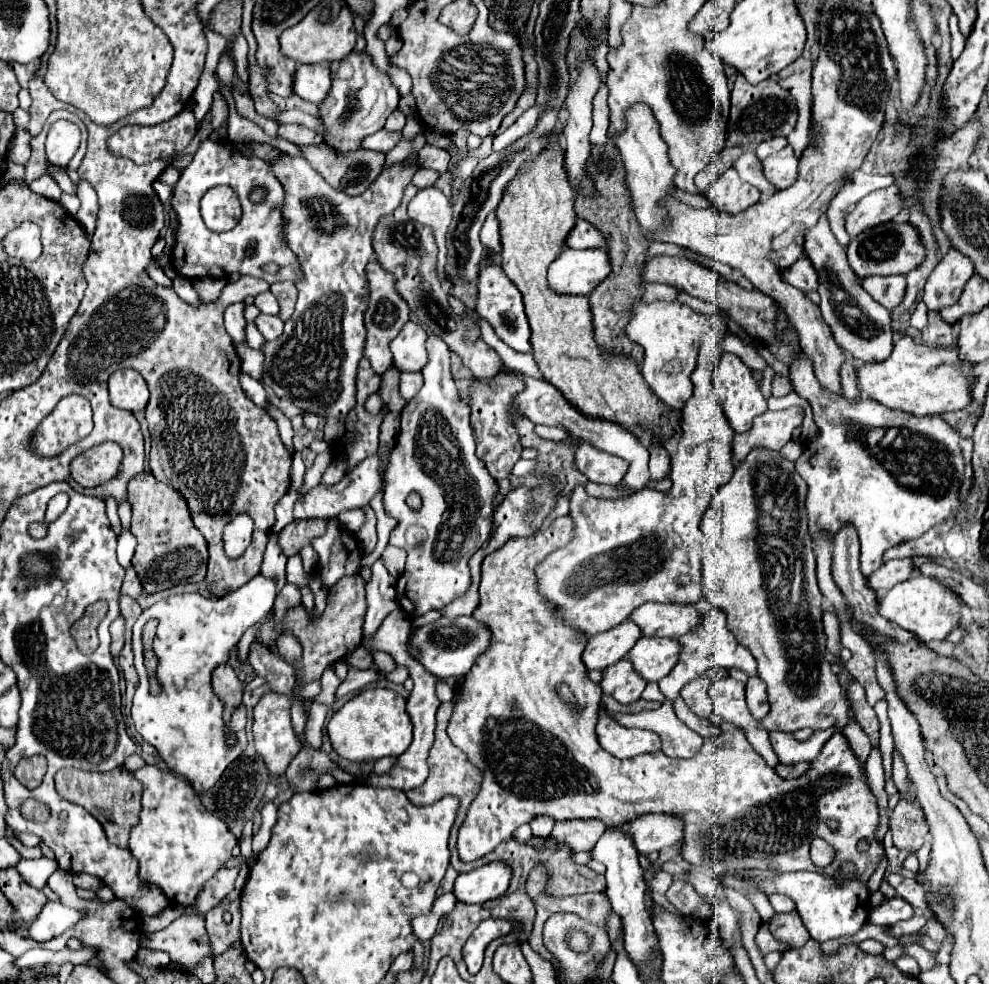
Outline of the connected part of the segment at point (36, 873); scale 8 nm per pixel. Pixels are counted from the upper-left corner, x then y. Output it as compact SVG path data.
M23 858L19 864L17 864L17 870L21 872L21 876L31 882L31 886L35 888L43 888L45 886L45 880L57 870L57 862L55 860L49 860L49 858L41 858L41 860L27 860Z

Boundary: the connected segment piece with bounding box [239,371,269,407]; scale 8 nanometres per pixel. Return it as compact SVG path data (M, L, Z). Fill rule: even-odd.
M243 371L239 376L239 381L246 396L257 406L265 407L269 403L266 397L266 391L261 382L251 378Z

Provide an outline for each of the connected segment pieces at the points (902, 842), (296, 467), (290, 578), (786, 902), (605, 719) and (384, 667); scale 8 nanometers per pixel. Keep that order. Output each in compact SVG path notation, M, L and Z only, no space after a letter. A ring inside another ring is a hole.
M905 800L899 802L889 814L889 830L893 832L895 846L905 852L917 852L929 832L921 808Z
M295 452L296 455L292 456L292 466L291 466L291 484L289 491L299 490L304 483L304 474L306 472L306 467L303 463L302 456L298 455L298 452Z
M293 554L287 560L287 582L297 584L299 588L307 584L307 574L303 572L303 566L301 566L301 554Z
M771 894L771 896L769 896L769 900L771 900L771 904L773 904L775 912L787 913L796 909L793 900L785 898L783 894Z
M603 706L599 708L595 730L601 748L615 758L635 758L639 754L657 752L661 748L661 736L657 732L621 726Z
M373 652L373 658L375 658L375 664L377 664L377 668L381 672L387 672L387 670L391 670L395 666L393 658L387 652Z

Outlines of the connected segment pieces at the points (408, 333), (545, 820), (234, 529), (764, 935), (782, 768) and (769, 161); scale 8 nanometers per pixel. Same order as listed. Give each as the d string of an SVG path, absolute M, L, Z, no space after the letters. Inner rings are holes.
M407 322L403 330L397 334L397 338L391 342L391 352L393 352L393 364L405 372L417 372L427 364L427 350L425 350L425 330L415 324Z
M537 816L533 818L531 822L531 830L535 836L541 836L541 838L547 838L555 826L555 818L549 818L549 816Z
M237 512L223 528L223 548L227 558L239 558L251 544L253 518L247 512Z
M763 924L763 926L759 928L757 938L755 938L755 944L759 946L759 950L761 950L763 954L769 954L769 952L773 952L773 950L777 950L777 952L785 952L785 950L789 950L787 946L781 946L781 942L777 942L777 940L771 936L767 924Z
M799 762L799 764L793 764L793 766L785 766L785 764L777 766L777 774L781 778L799 778L807 770L809 770L809 764L805 764L805 762Z
M787 144L777 154L771 154L763 160L763 170L769 182L777 186L777 190L789 188L797 182L799 176L799 156L793 152L793 146Z

